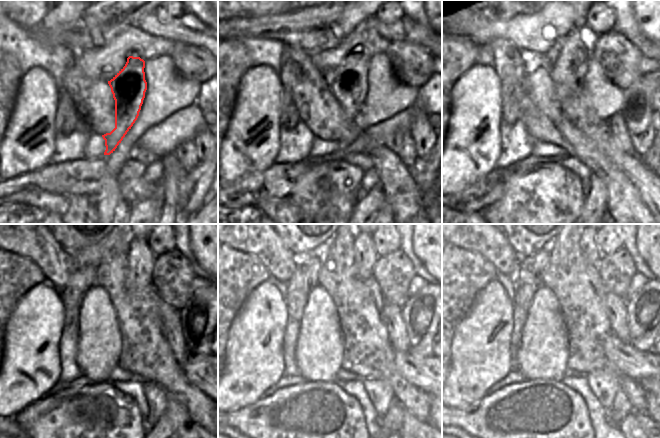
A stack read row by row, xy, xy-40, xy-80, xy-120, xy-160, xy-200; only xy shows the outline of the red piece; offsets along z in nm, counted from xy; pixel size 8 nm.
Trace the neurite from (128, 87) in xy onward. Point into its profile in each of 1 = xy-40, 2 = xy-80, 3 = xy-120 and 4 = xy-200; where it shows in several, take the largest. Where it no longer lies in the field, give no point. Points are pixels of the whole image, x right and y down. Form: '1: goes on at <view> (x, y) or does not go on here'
1: goes on at xy-40 (348, 82)
2: goes on at xy-80 (565, 71)
3: goes on at xy-120 (135, 254)
4: goes on at xy-200 (586, 244)

